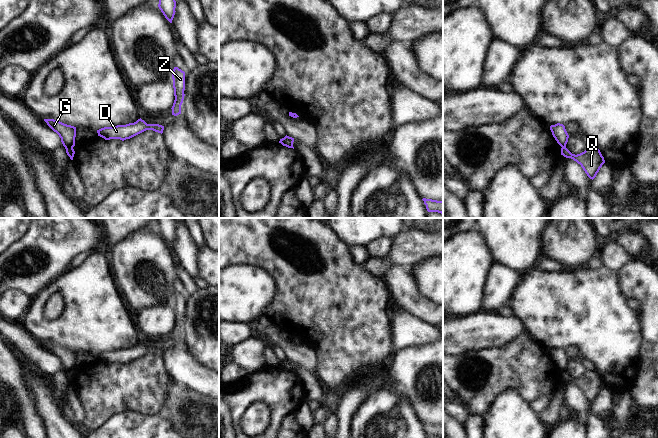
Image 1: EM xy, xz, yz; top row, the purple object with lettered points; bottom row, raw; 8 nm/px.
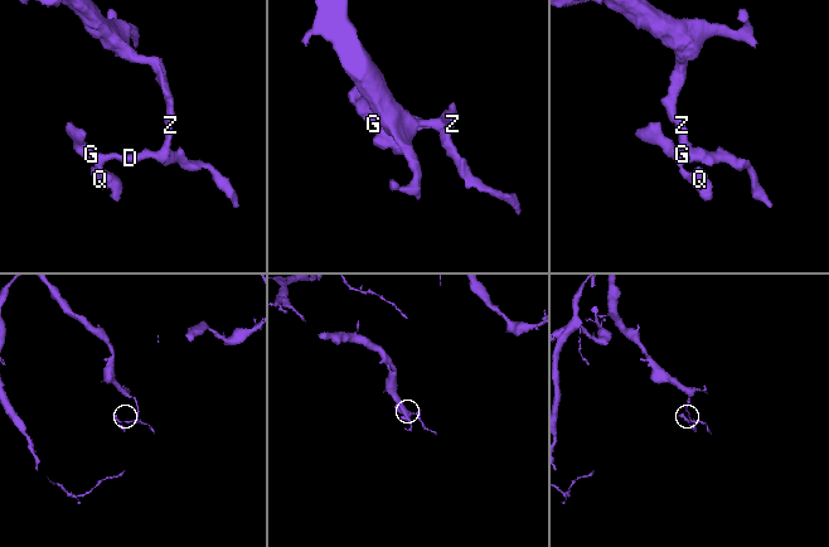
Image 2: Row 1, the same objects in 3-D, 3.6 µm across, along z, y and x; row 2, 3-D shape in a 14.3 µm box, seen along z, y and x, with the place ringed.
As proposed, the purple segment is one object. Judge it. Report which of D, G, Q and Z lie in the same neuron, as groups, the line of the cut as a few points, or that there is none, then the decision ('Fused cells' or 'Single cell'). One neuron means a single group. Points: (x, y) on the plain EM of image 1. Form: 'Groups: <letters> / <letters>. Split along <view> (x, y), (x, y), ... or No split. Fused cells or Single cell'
Groups: D G Z / Q. Split along xy (72, 370), (65, 372). Fused cells

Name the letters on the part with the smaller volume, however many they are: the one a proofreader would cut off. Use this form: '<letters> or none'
Q

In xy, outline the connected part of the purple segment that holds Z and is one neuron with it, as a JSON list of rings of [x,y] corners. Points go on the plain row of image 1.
[[[174,291],[172,296],[172,303],[175,324],[171,333],[172,339],[177,340],[181,338],[181,329],[185,320],[185,296],[179,293],[178,291]]]

